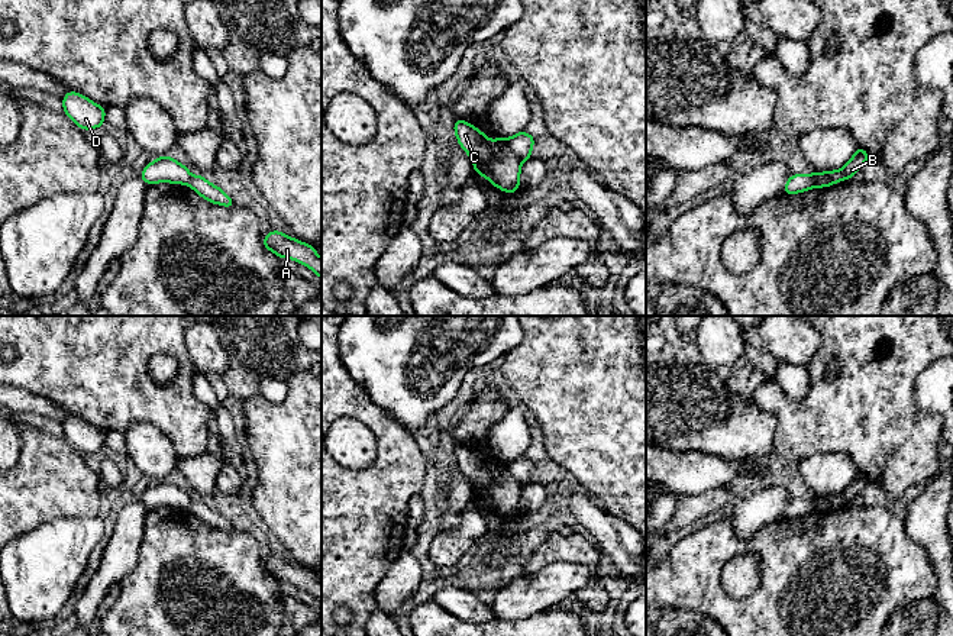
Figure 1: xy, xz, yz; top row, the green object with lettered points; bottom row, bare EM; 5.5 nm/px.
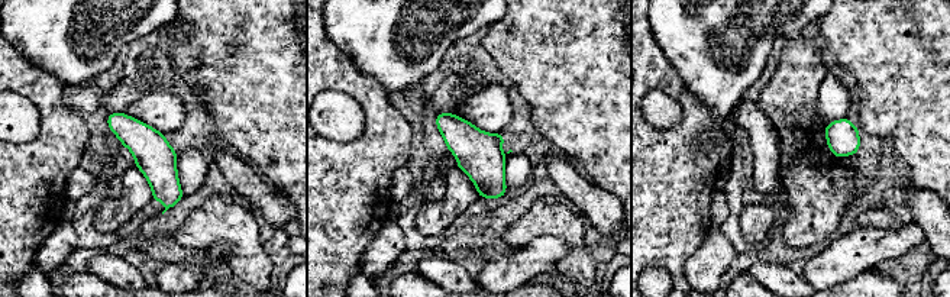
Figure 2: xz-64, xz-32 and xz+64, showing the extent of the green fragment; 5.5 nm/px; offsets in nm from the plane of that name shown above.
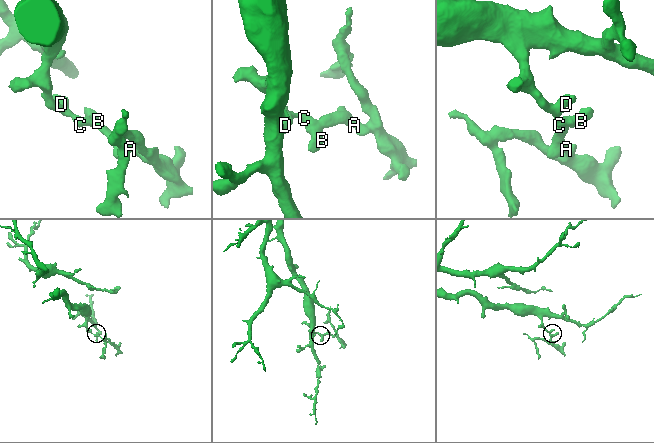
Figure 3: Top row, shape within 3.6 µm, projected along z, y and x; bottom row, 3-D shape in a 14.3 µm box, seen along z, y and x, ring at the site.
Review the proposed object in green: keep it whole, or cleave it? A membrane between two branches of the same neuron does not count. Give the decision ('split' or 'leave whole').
split

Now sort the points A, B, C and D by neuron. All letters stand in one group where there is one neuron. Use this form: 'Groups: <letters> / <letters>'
Groups: A / B C D

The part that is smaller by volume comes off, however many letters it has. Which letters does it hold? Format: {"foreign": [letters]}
{"foreign": ["A"]}

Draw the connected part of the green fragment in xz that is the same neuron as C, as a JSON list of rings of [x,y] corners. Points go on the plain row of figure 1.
[[[455,443],[453,455],[461,472],[471,481],[474,495],[494,511],[514,519],[520,511],[521,484],[511,475],[508,464],[490,465],[478,452]]]

